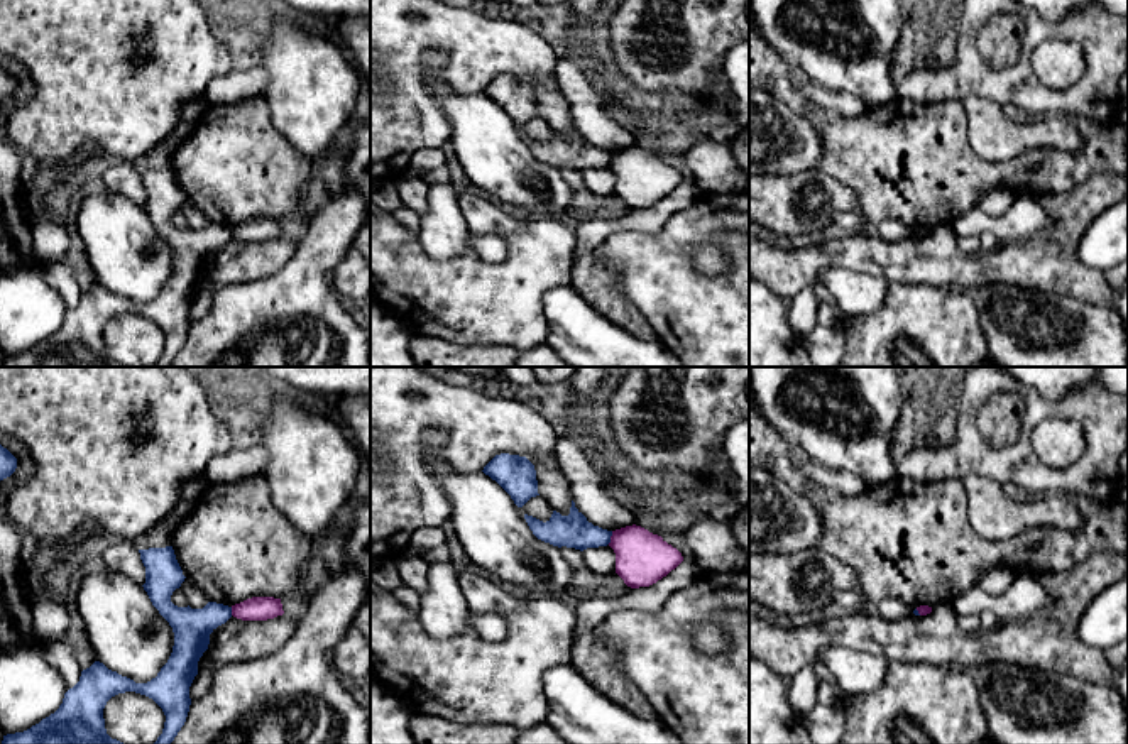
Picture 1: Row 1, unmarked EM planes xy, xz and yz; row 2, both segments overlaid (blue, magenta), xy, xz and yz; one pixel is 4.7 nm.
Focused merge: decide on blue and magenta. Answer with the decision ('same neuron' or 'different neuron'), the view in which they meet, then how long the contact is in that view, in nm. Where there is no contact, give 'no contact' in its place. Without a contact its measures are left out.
different neuron | xz | 70 nm

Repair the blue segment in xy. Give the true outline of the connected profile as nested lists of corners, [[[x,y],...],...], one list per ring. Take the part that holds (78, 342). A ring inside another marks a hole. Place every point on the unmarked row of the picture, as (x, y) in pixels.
[[[172,167],[139,174],[145,188],[142,208],[174,254],[167,284],[151,303],[135,304],[95,282],[81,293],[79,303],[64,315],[54,335],[24,353],[3,357],[0,367],[127,367],[107,355],[103,340],[107,323],[125,313],[145,316],[162,330],[164,350],[152,367],[174,362],[189,333],[189,308],[198,296],[198,282],[208,271],[210,255],[232,238],[232,228],[216,223],[203,230],[174,227],[171,216],[186,198]]]

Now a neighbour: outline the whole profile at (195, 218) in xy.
[[[188,200],[181,205],[181,211],[186,216],[188,227],[191,230],[203,230],[210,222],[203,213]]]

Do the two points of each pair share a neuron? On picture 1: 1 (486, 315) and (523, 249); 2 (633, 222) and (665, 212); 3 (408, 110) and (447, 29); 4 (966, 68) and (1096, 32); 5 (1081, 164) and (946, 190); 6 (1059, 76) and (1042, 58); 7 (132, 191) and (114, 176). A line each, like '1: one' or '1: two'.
1: one
2: one
3: one
4: one
5: one
6: one
7: one

